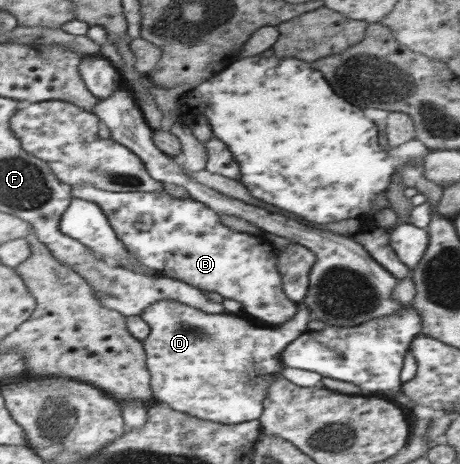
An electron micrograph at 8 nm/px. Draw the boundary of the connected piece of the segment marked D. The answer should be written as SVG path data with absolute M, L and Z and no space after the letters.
M180 301L156 302L141 317L151 327L151 334L144 344L157 402L207 421L231 425L261 418L265 412L265 400L270 386L276 380L285 378L281 354L292 340L297 340L304 332L308 332L308 322L313 318L312 308L300 302L298 314L292 320L268 328L250 317L228 312L210 314L209 311L198 310L197 307Z

